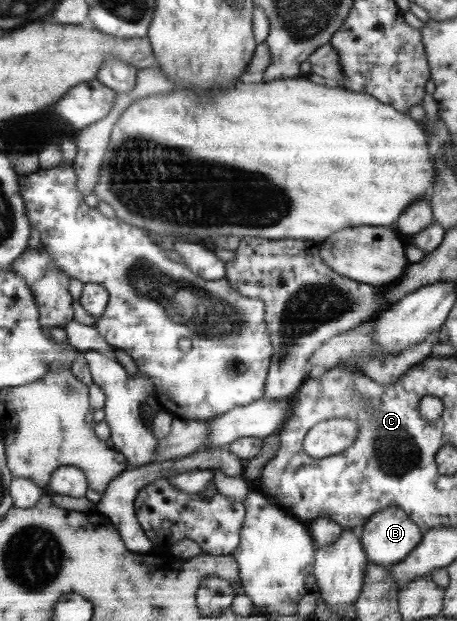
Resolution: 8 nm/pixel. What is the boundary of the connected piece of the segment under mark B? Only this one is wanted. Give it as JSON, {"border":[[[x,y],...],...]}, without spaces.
{"border":[[[397,506],[388,507],[371,515],[359,533],[367,559],[386,568],[402,562],[419,545],[425,534],[406,511]]]}

